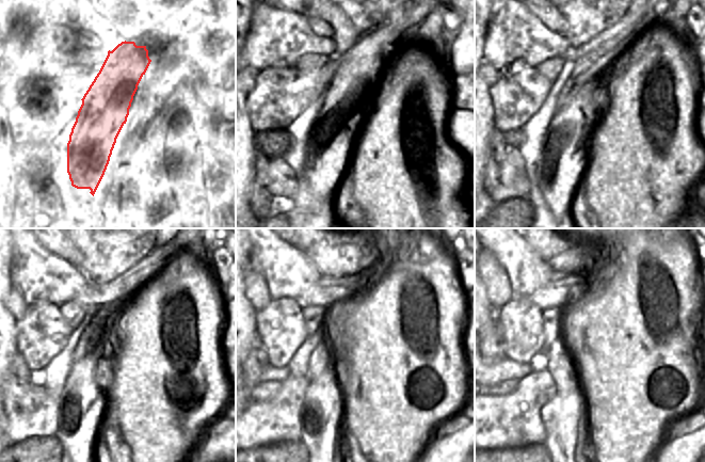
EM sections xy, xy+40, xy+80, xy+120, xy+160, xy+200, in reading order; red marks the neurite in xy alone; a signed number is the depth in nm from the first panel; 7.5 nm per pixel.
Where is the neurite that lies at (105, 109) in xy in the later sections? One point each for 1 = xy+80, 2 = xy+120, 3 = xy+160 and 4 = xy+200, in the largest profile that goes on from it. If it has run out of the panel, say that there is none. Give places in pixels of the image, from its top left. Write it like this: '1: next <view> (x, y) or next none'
1: next xy+80 (562, 162)
2: next xy+120 (81, 405)
3: next xy+160 (320, 414)
4: next xy+200 (560, 416)

